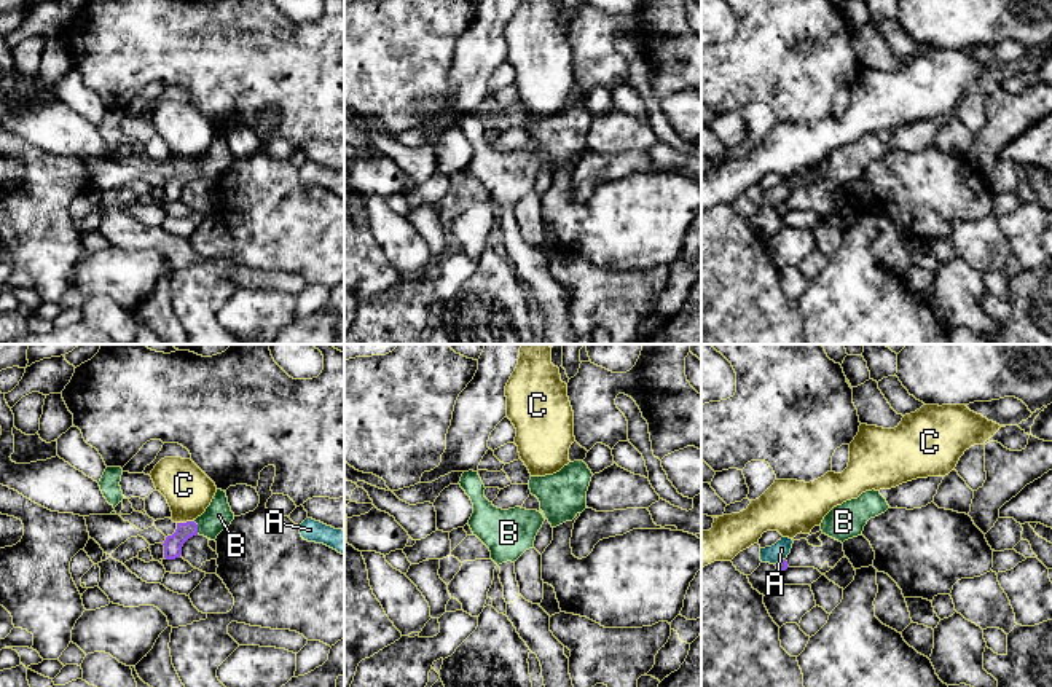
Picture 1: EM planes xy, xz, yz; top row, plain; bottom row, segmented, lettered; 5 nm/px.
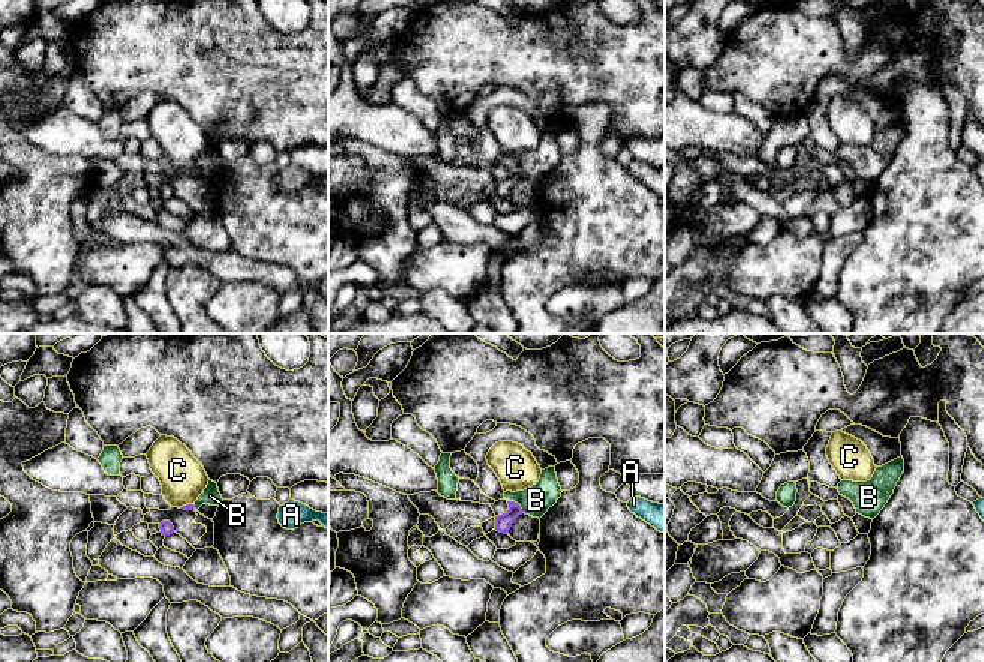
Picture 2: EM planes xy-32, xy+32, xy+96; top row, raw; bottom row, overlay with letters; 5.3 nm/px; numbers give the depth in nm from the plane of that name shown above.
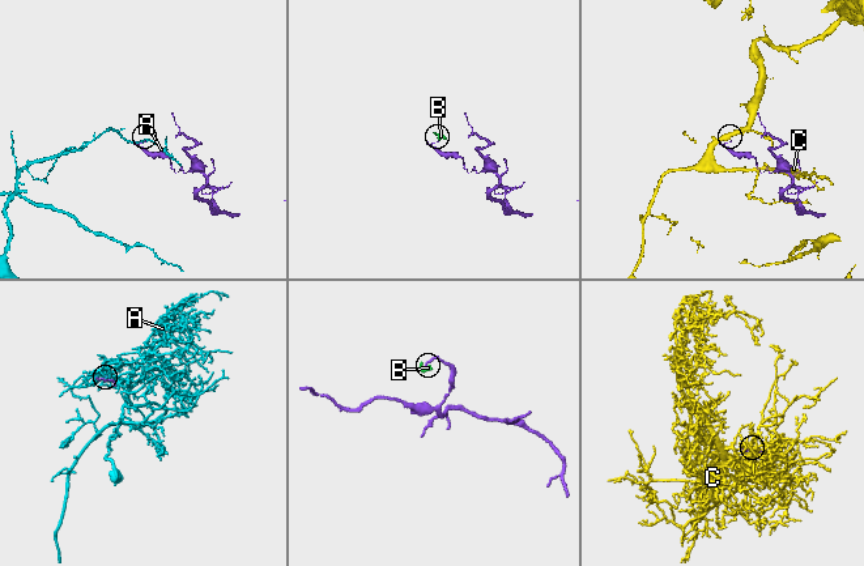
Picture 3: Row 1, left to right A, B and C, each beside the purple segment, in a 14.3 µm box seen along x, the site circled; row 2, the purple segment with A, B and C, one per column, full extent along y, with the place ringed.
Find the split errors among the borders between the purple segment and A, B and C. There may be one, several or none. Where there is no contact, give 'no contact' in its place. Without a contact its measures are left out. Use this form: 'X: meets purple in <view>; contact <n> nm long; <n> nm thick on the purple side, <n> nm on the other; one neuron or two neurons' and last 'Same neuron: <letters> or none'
A: meets purple in yz; contact 70 nm long; 60 nm thick on the purple side, 90 nm on the other; two neurons
B: meets purple in xy; contact 80 nm long; 100 nm thick on the purple side, 140 nm on the other; two neurons
C: meets purple in xy; contact 80 nm long; 100 nm thick on the purple side, 240 nm on the other; two neurons
Same neuron: none

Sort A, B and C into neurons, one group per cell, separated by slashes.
A / B / C

